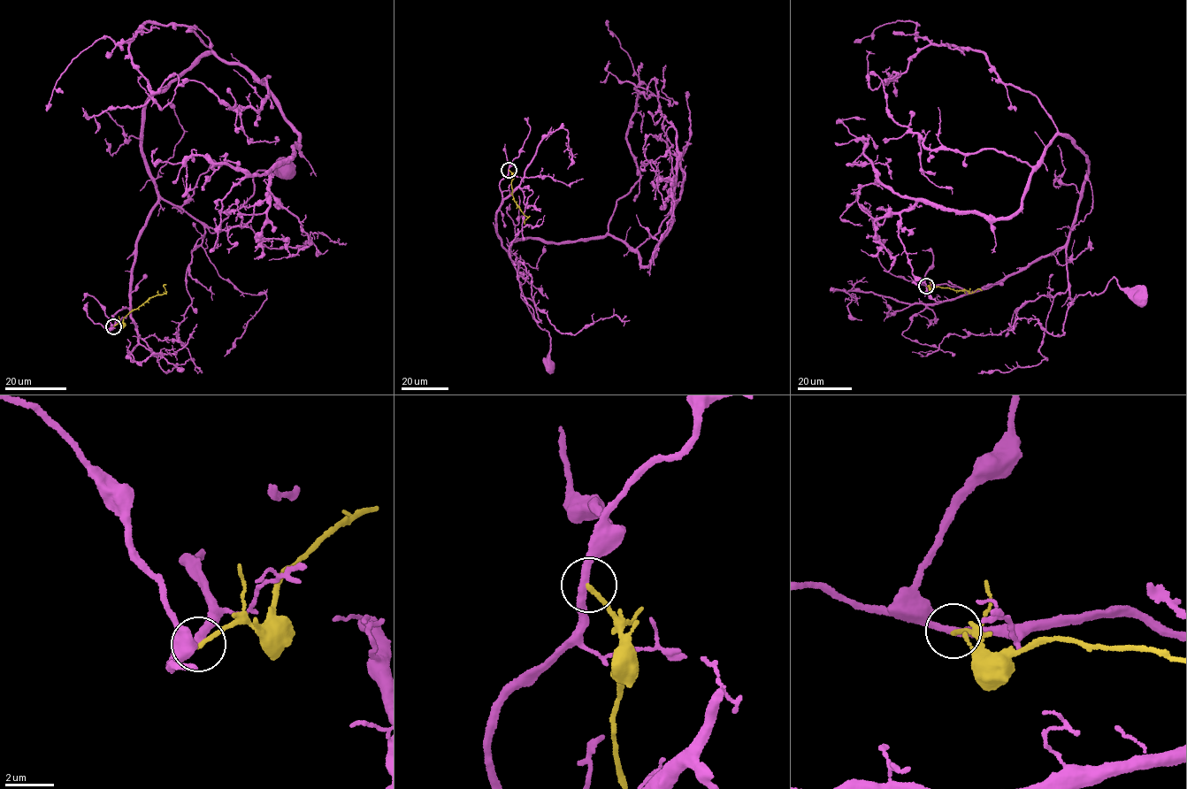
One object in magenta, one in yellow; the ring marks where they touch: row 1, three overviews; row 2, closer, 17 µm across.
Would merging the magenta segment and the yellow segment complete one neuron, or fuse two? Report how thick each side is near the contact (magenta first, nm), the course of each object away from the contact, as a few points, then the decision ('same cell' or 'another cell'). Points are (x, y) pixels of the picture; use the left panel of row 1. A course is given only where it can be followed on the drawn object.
calibres 320 and 160 nm; course magenta (113, 325), (112, 316), (132, 305), (137, 243), (157, 202), (211, 233), (247, 202), (256, 172), (288, 172); course yellow (113, 325), (121, 324), (127, 314), (152, 296), (165, 293), (163, 285), (165, 284); another cell

